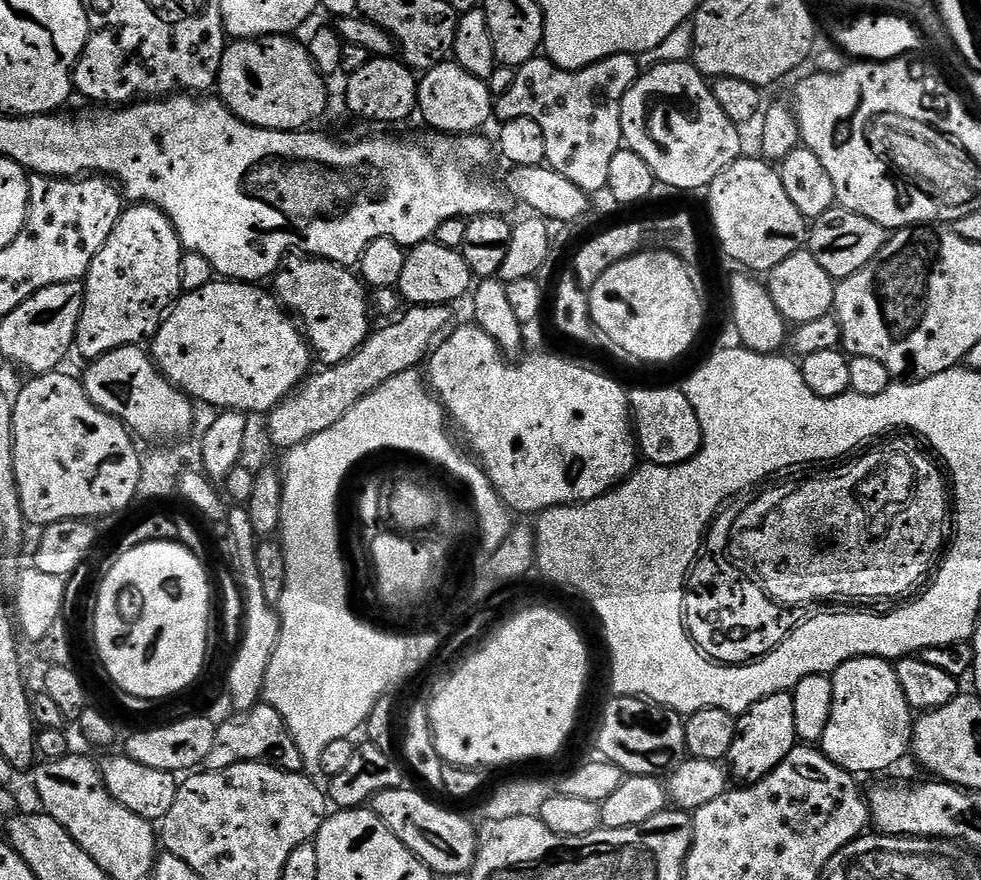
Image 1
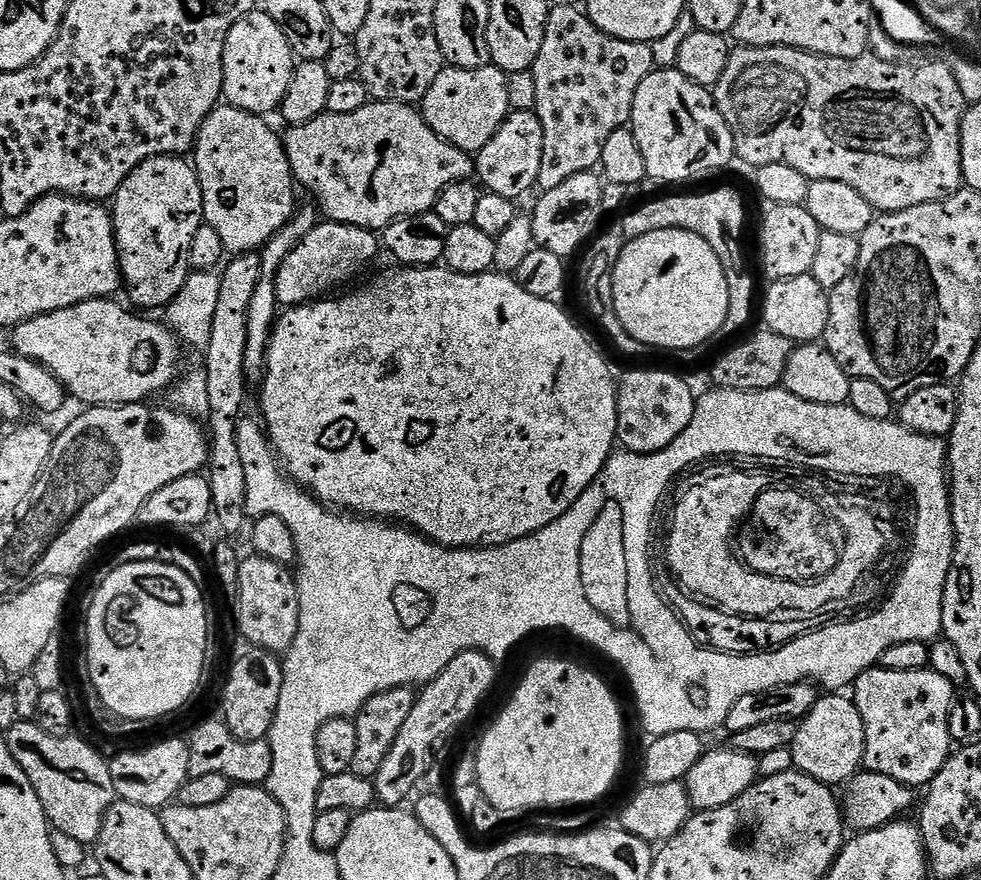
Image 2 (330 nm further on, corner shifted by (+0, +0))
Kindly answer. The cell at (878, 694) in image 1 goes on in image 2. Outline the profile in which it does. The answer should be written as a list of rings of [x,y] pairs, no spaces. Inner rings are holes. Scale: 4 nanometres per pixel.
[[[877,666],[856,679],[854,691],[854,703],[866,730],[863,767],[888,775],[913,790],[919,789],[919,784],[931,784],[954,748],[950,734],[952,683],[929,667],[903,672]]]

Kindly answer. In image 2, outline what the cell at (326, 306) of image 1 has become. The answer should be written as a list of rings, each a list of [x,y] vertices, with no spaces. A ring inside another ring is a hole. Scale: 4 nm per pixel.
[[[217,106],[202,122],[194,149],[196,177],[202,186],[204,223],[214,226],[228,254],[255,253],[296,213],[298,199],[292,167],[286,158],[281,133],[267,124],[263,115],[231,106]]]

